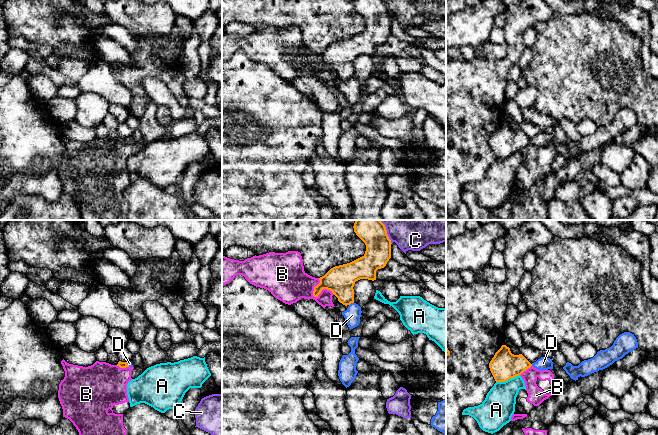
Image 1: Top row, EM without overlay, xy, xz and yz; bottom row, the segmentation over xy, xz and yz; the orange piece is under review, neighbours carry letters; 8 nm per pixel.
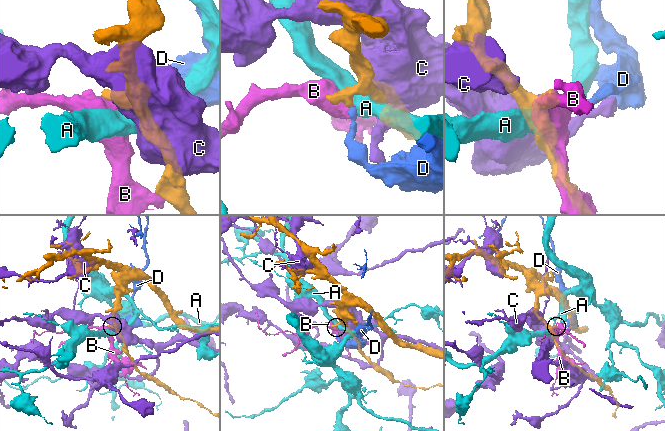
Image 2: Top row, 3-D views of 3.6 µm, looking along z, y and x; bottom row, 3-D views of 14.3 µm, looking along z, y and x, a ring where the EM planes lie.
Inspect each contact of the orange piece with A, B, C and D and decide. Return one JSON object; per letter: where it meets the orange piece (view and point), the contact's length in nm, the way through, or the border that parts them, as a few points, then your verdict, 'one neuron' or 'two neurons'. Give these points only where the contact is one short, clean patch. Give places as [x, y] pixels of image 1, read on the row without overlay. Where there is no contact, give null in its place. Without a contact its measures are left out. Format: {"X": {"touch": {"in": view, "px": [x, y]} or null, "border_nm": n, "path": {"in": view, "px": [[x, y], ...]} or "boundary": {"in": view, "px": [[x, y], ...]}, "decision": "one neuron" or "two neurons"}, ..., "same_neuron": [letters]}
{"A": {"touch": {"in": "yz", "px": [507, 155]}, "border_nm": 200, "decision": "two neurons"}, "B": {"touch": {"in": "xz", "px": [315, 72]}, "border_nm": 190, "decision": "two neurons"}, "C": {"touch": {"in": "xz", "px": [386, 10]}, "border_nm": 170, "decision": "two neurons"}, "D": {"touch": {"in": "xz", "px": [351, 78]}, "border_nm": 50, "boundary": {"in": "xz", "px": [[353, 78], [349, 81]]}, "decision": "two neurons"}, "same_neuron": []}

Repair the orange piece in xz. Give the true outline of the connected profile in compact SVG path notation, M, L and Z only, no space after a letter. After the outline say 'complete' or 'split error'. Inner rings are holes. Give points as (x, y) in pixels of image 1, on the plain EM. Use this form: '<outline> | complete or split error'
M354 0L354 8L365 19L365 30L347 40L331 44L324 52L320 53L320 59L314 63L313 72L318 73L323 65L330 66L340 79L347 82L354 79L354 60L360 55L376 56L376 47L384 44L391 34L391 16L387 11L384 0Z | complete

